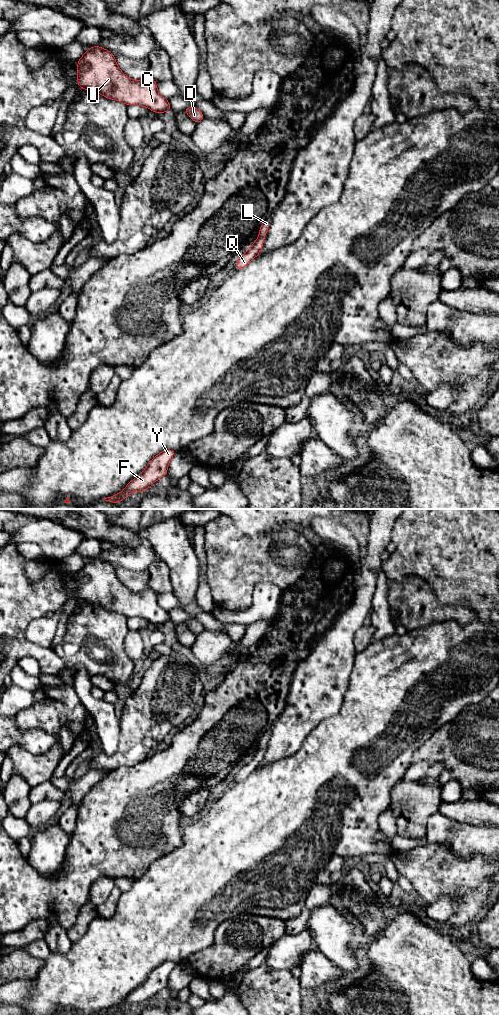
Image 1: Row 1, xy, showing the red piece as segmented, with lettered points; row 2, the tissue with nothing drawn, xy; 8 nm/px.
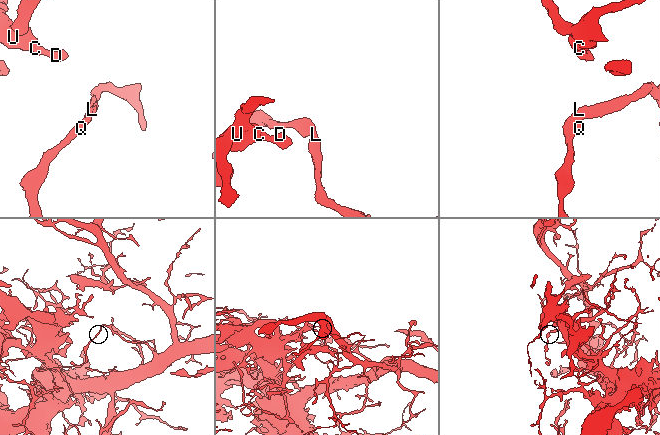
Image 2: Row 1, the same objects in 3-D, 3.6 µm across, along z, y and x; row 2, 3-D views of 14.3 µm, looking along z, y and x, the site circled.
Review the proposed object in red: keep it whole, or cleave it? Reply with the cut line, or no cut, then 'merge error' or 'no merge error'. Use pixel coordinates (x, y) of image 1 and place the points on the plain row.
cut none; no merge error

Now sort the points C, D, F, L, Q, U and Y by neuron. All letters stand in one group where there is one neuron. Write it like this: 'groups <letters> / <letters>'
groups C D F L Q U Y

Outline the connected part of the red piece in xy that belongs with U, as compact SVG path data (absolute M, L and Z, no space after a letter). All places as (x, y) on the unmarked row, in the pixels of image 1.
M98 557L87 561L77 573L77 597L87 604L99 605L107 611L117 612L127 618L140 617L154 625L166 625L172 622L169 612L158 604L157 594L151 588L132 592L121 583L114 566Z

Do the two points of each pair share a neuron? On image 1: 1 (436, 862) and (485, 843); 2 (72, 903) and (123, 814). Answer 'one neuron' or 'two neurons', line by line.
1: two neurons
2: one neuron

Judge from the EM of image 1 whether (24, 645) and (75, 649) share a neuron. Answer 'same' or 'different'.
different

